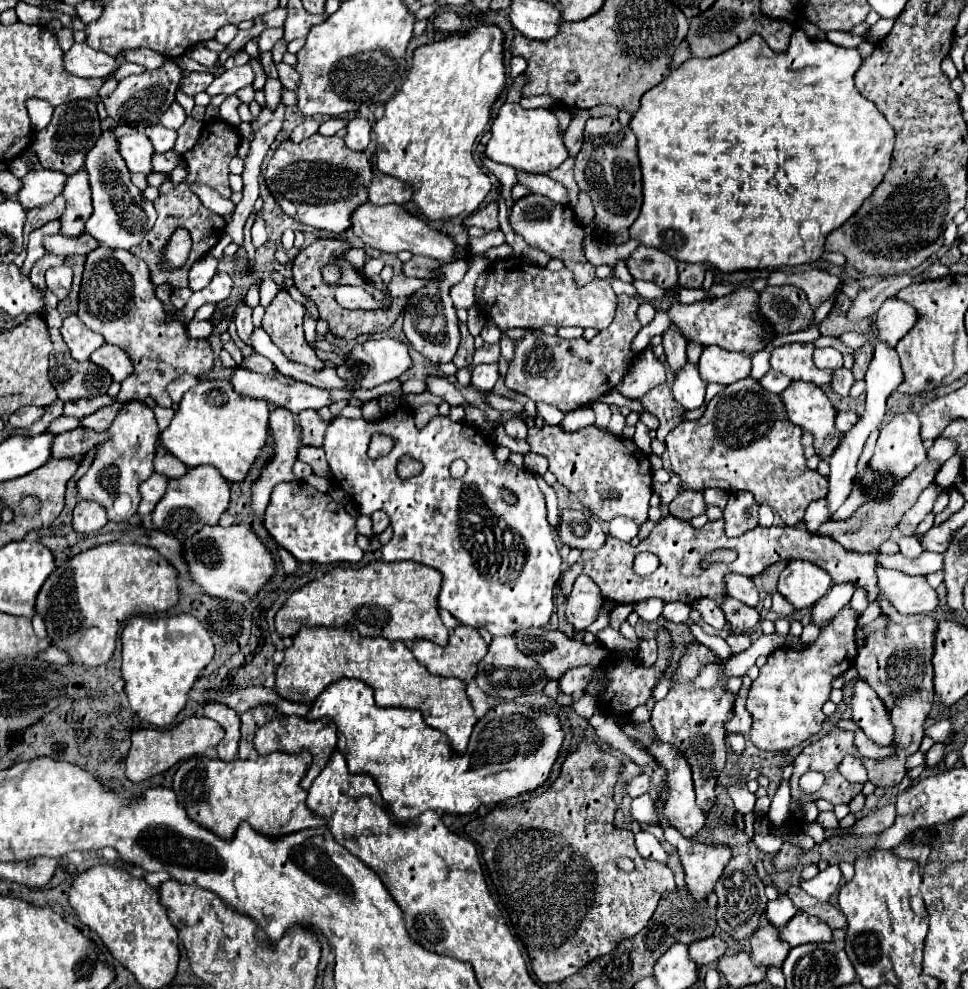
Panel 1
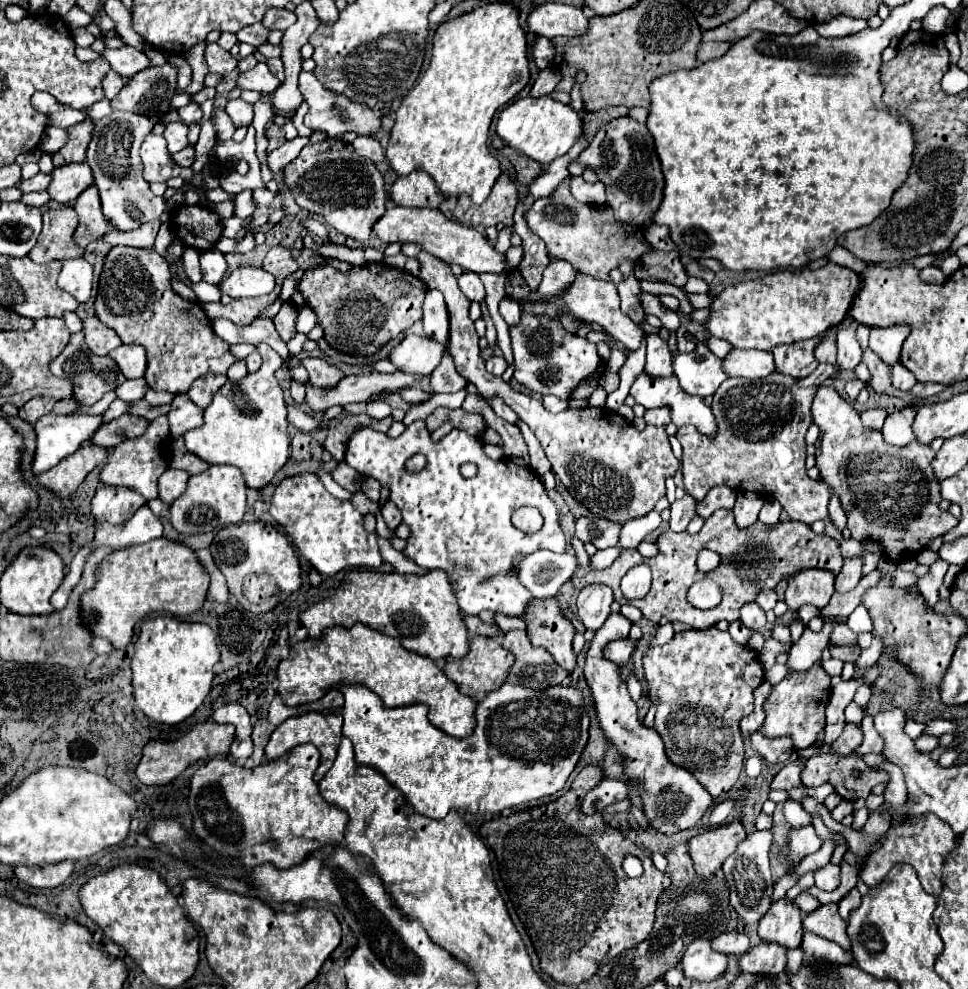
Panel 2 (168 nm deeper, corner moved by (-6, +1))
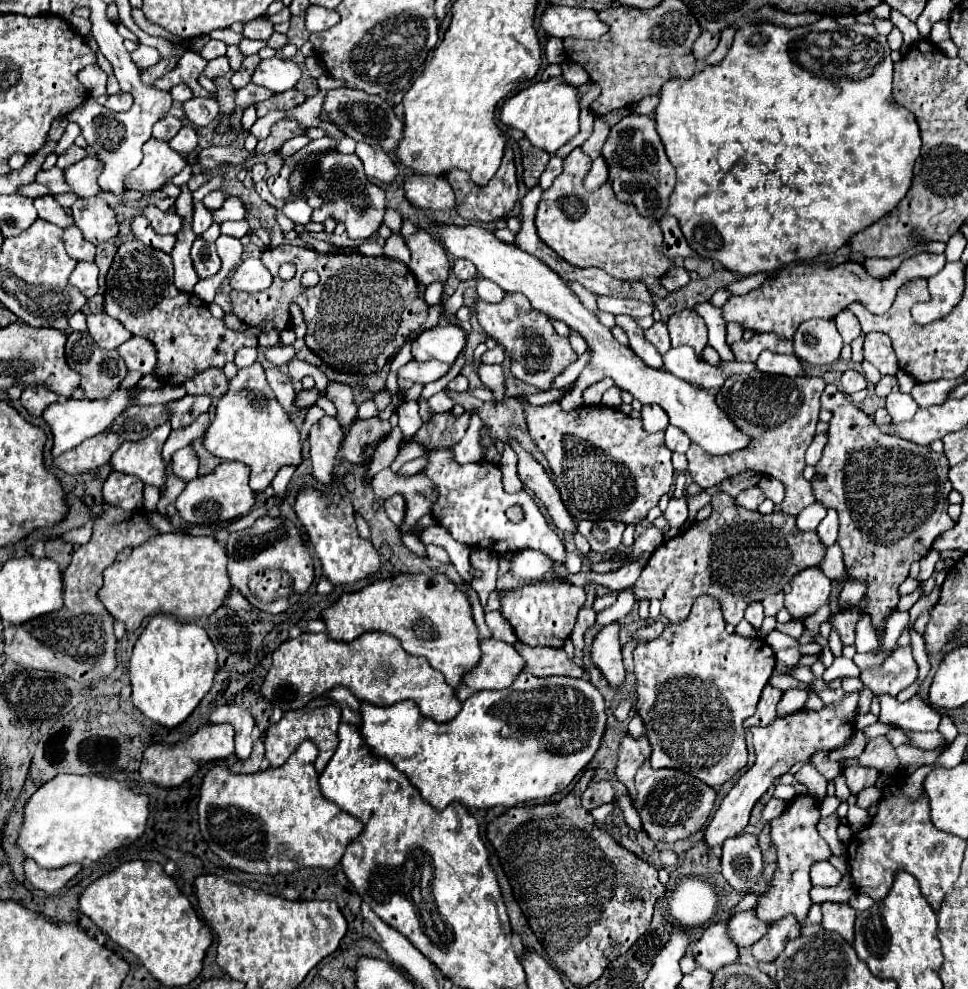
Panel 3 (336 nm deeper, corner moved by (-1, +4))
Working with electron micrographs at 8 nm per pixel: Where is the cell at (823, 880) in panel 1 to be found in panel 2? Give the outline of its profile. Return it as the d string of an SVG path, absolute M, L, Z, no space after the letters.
M829 863L827 867L821 867L815 871L815 885L821 891L833 891L839 887L839 865Z

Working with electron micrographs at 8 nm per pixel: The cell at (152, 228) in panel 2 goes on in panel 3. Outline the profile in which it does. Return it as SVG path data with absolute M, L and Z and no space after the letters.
M230 196L222 208L211 211L212 220L216 224L222 224L226 220L244 220L244 200L240 196Z

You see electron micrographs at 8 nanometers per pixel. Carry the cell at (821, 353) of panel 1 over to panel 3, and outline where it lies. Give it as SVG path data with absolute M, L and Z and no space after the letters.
M806 320L794 334L796 356L810 364L832 364L840 358L842 336L834 320Z

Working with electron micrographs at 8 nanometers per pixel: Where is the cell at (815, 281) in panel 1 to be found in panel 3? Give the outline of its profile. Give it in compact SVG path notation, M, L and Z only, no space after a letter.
M918 254L906 258L894 274L882 280L872 278L858 262L844 262L844 264L836 264L834 268L826 262L794 264L766 278L760 288L750 290L744 296L732 296L722 306L722 316L726 324L738 322L744 330L774 332L780 338L792 338L796 334L796 328L802 324L802 320L810 320L810 318L832 320L836 318L838 312L842 312L852 302L862 302L872 314L884 314L892 306L894 296L904 282L916 276L930 278L932 274L940 272L944 264L946 264L944 254Z

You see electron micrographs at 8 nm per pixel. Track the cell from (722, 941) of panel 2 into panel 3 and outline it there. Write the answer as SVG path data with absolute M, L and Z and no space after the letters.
M738 912L728 922L728 938L738 944L738 948L752 946L768 930L768 924L760 922L752 912Z

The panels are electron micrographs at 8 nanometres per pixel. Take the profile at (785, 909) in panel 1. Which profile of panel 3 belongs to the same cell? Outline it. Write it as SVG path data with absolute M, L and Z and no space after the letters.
M844 874L842 882L834 888L818 888L814 886L810 890L810 898L812 902L820 904L820 902L848 902L848 898L856 892L854 884L852 884L852 876L850 874Z

